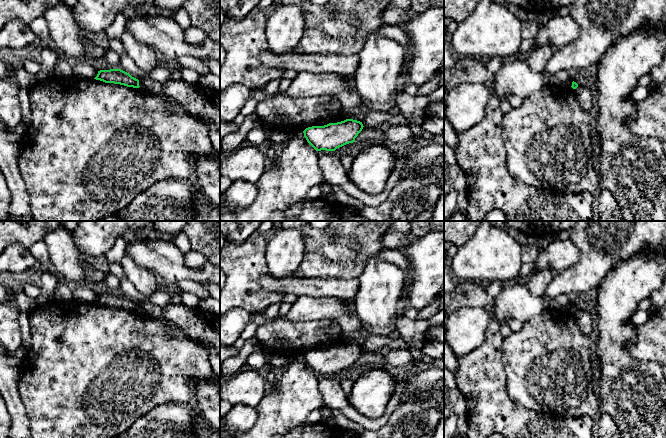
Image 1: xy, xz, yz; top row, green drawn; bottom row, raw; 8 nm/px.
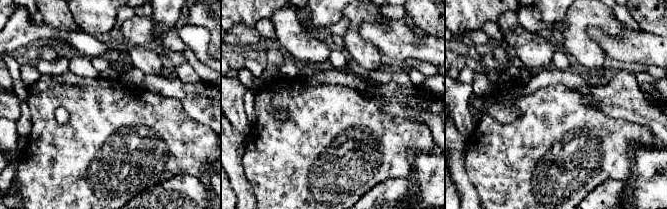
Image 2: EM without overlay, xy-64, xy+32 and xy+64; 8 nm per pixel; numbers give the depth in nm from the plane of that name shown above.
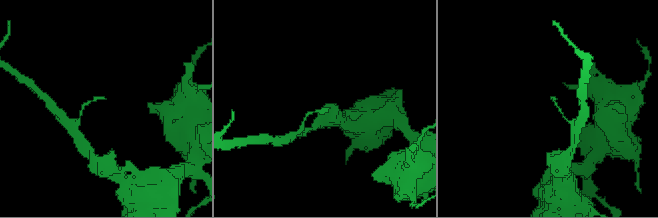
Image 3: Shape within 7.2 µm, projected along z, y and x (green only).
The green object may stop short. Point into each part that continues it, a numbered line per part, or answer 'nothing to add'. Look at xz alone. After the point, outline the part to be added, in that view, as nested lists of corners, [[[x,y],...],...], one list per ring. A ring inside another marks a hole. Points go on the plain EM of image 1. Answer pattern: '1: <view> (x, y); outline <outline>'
nothing to add

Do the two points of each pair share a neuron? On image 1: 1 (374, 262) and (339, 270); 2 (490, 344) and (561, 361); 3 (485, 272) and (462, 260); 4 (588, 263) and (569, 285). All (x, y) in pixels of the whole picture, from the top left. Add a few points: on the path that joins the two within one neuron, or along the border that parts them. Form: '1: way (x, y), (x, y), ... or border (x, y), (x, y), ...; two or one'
1: border (368, 257), (364, 270), (357, 277); two
2: border (502, 338), (502, 366), (505, 370); two
3: way (479, 266), (474, 261), (468, 261); one
4: way (586, 268), (574, 280); one

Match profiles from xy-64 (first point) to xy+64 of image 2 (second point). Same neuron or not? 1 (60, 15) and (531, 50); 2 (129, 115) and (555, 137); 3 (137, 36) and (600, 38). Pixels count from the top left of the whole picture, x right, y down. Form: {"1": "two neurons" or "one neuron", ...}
{"1": "one neuron", "2": "one neuron", "3": "one neuron"}

